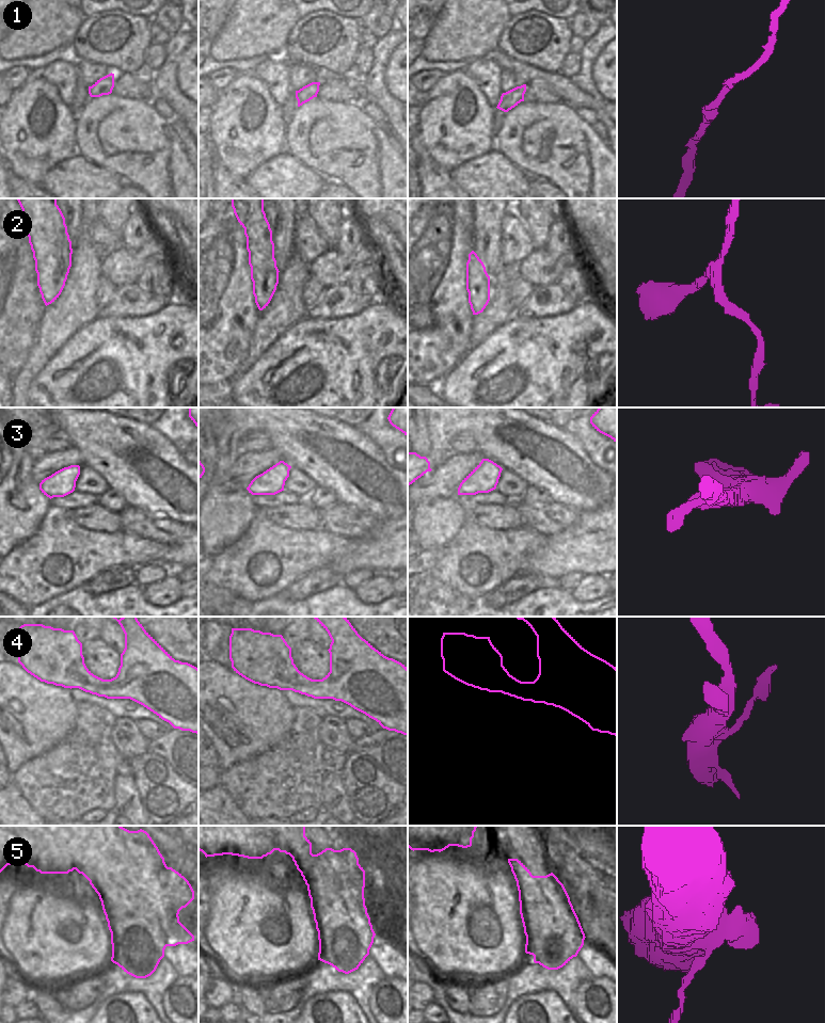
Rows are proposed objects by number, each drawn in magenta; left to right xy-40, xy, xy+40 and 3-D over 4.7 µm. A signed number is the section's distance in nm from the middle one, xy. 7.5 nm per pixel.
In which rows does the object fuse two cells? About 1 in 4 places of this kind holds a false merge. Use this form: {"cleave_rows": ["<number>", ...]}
{"cleave_rows": ["5"]}

